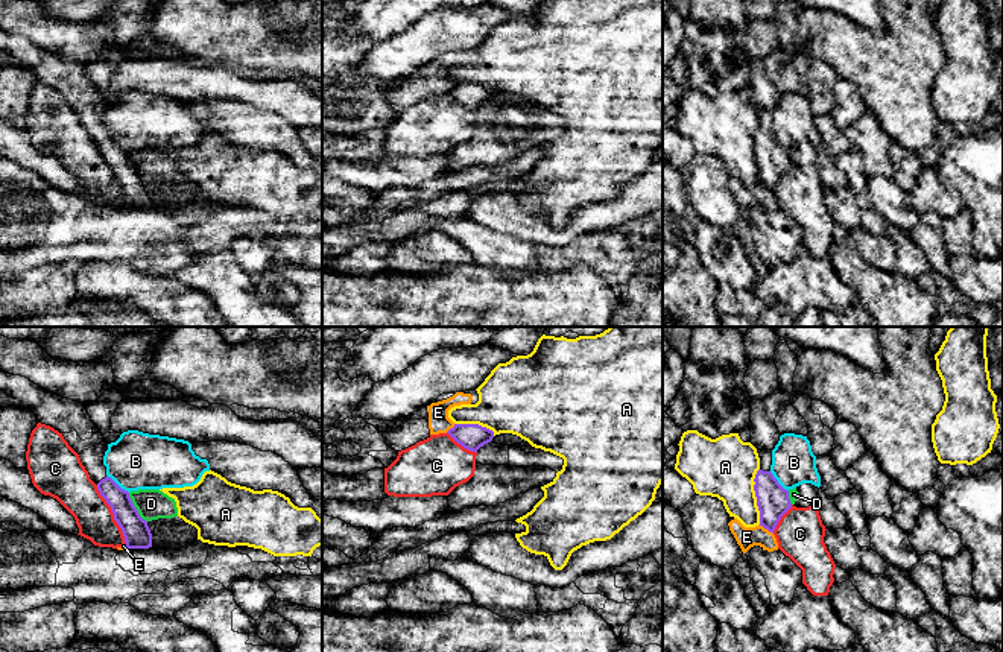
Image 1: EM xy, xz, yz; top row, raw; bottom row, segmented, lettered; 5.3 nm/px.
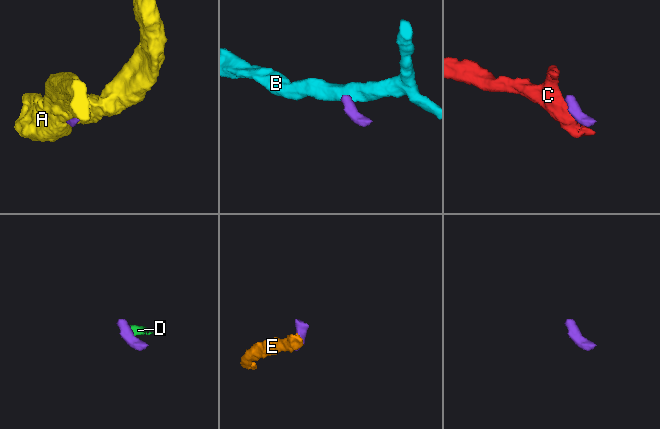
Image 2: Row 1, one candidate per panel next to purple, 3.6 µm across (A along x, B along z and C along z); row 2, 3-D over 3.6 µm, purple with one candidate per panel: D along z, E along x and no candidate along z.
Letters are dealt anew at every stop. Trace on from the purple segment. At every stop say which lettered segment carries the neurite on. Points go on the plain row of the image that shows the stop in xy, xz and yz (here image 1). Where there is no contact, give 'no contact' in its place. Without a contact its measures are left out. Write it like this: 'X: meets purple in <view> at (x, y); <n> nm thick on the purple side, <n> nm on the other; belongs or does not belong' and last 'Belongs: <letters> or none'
A: meets purple in yz at (756, 155); 170 nm thick on the purple side, 320 nm on the other; does not belong
B: meets purple in xy at (116, 143); 130 nm thick on the purple side, 300 nm on the other; does not belong
C: meets purple in xy at (114, 177); 140 nm thick on the purple side, 200 nm on the other; does not belong
D: meets purple in xy at (136, 167); 140 nm thick on the purple side, 160 nm on the other; does not belong
E: meets purple in yz at (766, 187); 170 nm thick on the purple side, 110 nm on the other; does not belong
Belongs: none

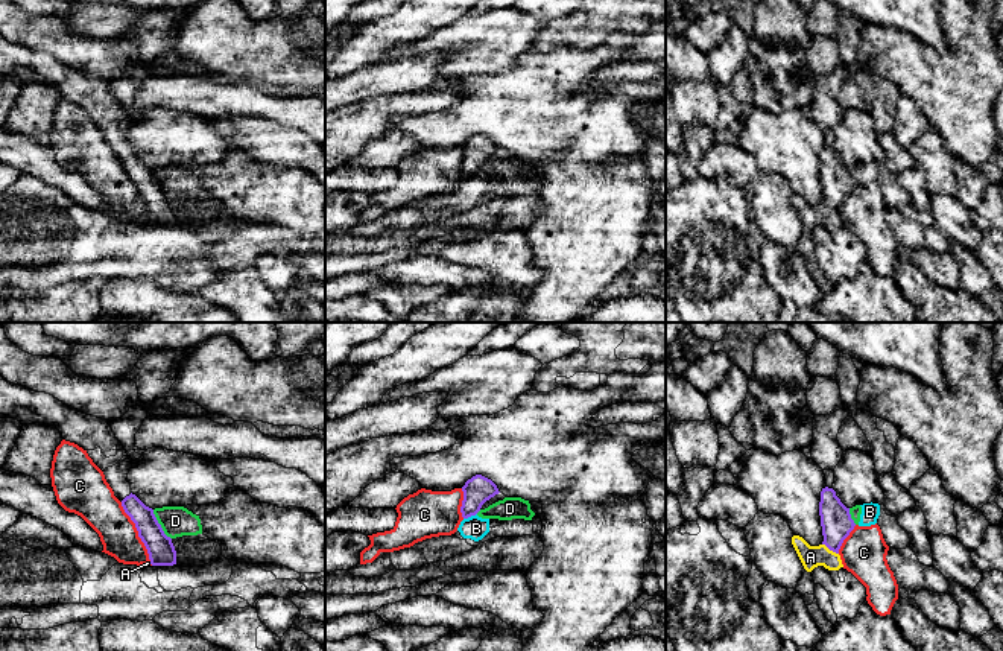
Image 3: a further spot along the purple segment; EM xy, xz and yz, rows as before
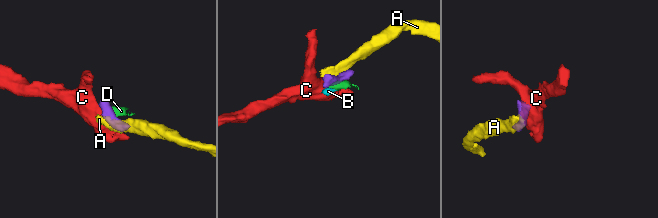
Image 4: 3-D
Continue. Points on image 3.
A: meets purple in yz at (830, 209); 170 nm thick on the purple side, 120 nm on the other; does not belong
B: meets purple in xz at (470, 175); 150 nm thick on the purple side, 120 nm on the other; does not belong
C: meets purple in xy at (139, 193); 140 nm thick on the purple side, 200 nm on the other; does not belong
D: meets purple in xy at (160, 184); 140 nm thick on the purple side, 160 nm on the other; does not belong
Belongs: none

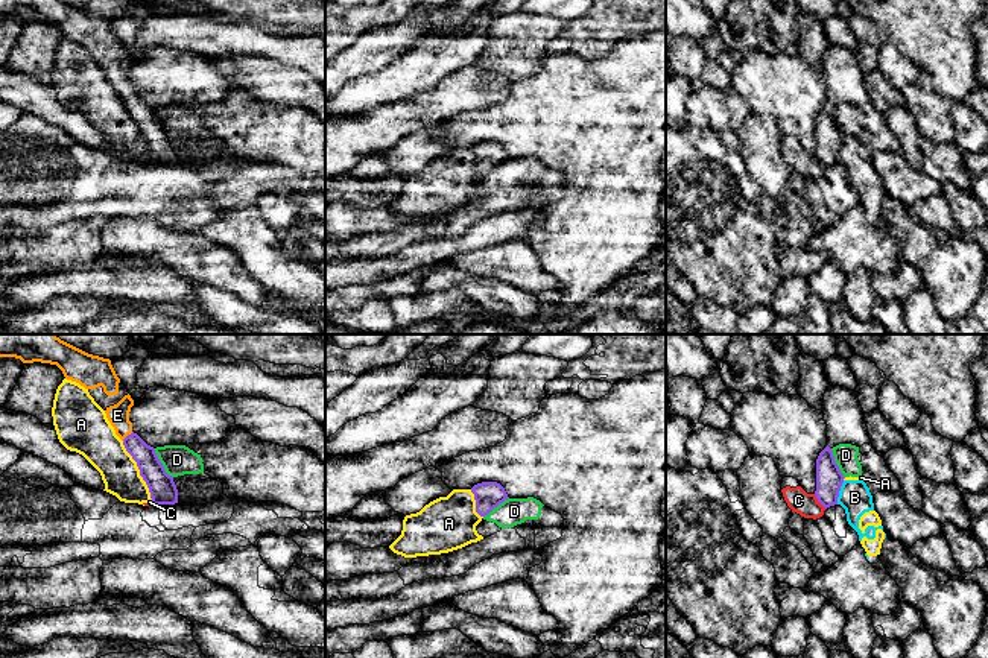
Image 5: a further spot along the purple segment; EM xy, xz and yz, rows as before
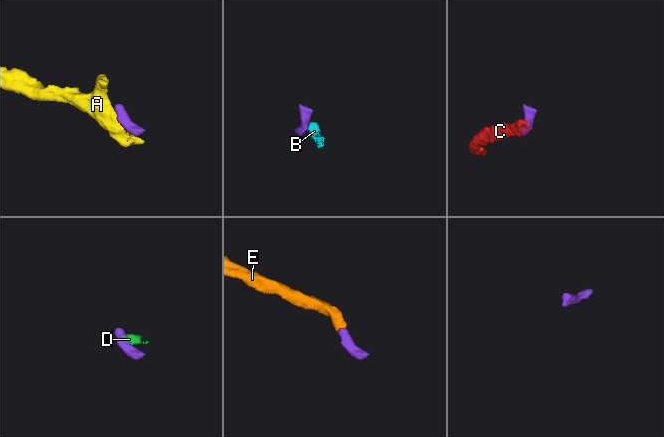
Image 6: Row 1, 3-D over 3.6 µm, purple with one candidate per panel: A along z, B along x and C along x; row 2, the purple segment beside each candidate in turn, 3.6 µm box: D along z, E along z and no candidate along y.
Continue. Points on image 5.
A: meets purple in xy at (140, 132); 140 nm thick on the purple side, 200 nm on the other; does not belong
B: meets purple in yz at (838, 152); 140 nm thick on the purple side, 170 nm on the other; does not belong
C: meets purple in yz at (820, 161); 140 nm thick on the purple side, 120 nm on the other; does not belong
D: meets purple in xy at (161, 123); 140 nm thick on the purple side, 160 nm on the other; does not belong
E: meets purple in xy at (128, 94); 130 nm thick on the purple side, 110 nm on the other; belongs
Belongs: E

